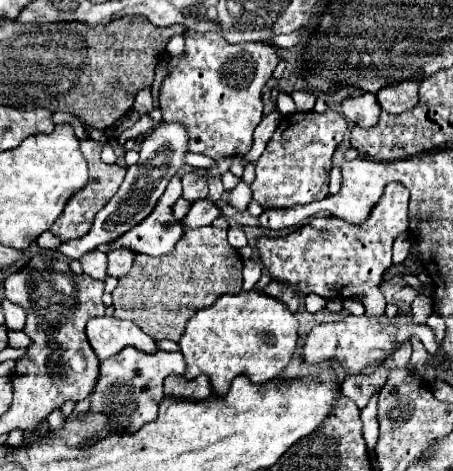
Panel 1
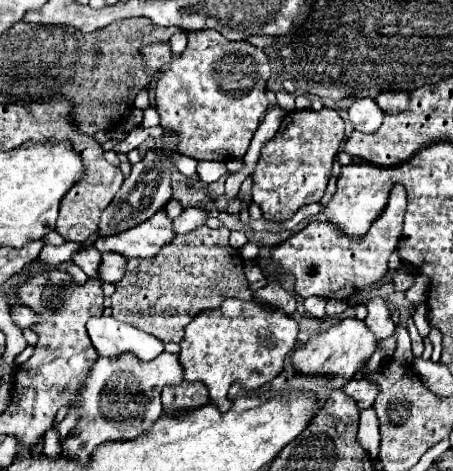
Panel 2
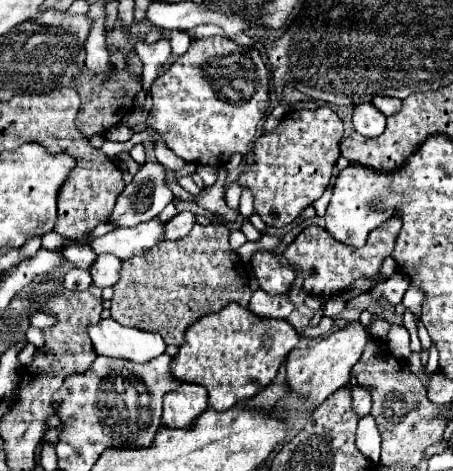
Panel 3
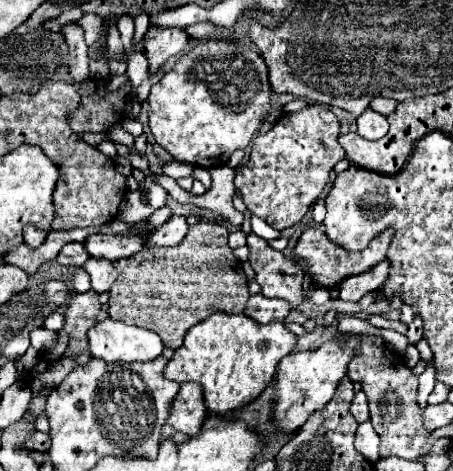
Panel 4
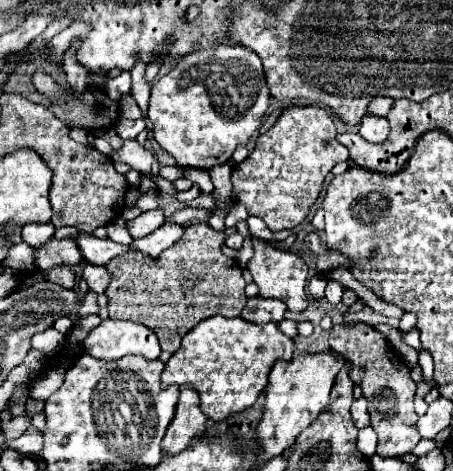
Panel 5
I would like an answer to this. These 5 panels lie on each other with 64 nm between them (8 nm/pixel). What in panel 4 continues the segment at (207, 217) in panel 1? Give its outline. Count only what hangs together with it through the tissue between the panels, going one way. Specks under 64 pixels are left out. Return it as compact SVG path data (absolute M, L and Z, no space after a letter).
M172 216L166 224L156 228L148 240L144 240L144 248L160 248L160 246L176 246L186 236L188 224L184 216Z

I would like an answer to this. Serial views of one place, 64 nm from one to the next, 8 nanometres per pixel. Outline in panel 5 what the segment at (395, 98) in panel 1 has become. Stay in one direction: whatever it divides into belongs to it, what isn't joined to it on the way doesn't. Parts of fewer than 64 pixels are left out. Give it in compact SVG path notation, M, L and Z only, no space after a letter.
M376 96L370 100L368 108L366 108L366 114L372 114L372 116L386 116L392 108L394 100L392 98L386 98L386 96Z

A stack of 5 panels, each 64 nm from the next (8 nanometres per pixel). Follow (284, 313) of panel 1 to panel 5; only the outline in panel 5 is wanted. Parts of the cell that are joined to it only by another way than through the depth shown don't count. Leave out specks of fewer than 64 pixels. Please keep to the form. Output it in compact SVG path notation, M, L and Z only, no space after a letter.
M212 316L182 338L180 350L166 362L162 384L164 388L172 384L192 386L202 398L202 412L214 422L220 422L250 408L266 388L274 362L290 360L292 352L292 338L284 336L276 324L256 326L240 318Z

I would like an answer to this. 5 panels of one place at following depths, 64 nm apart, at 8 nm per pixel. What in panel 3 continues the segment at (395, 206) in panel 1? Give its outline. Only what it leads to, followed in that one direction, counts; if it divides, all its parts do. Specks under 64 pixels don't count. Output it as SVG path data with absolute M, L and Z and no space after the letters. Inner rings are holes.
M390 218L388 222L384 222L380 228L376 228L368 236L366 246L362 246L362 248L348 248L346 244L334 240L324 228L308 226L286 248L286 252L282 254L282 260L300 268L300 274L304 278L304 290L308 294L312 294L312 296L324 294L326 298L340 296L346 290L346 286L352 284L354 280L362 278L362 276L374 276L380 270L384 258L392 254L400 226L402 226L400 218ZM376 316L376 320L370 324L370 330L372 330L372 338L376 340L384 340L388 330L390 330L390 322L382 316Z

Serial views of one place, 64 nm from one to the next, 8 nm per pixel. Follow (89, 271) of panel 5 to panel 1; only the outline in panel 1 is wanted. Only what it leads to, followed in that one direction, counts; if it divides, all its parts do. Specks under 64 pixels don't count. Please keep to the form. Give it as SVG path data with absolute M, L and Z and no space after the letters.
M112 250L108 252L108 276L114 276L114 278L120 278L124 274L130 272L132 268L132 260L134 260L134 254L130 250Z

